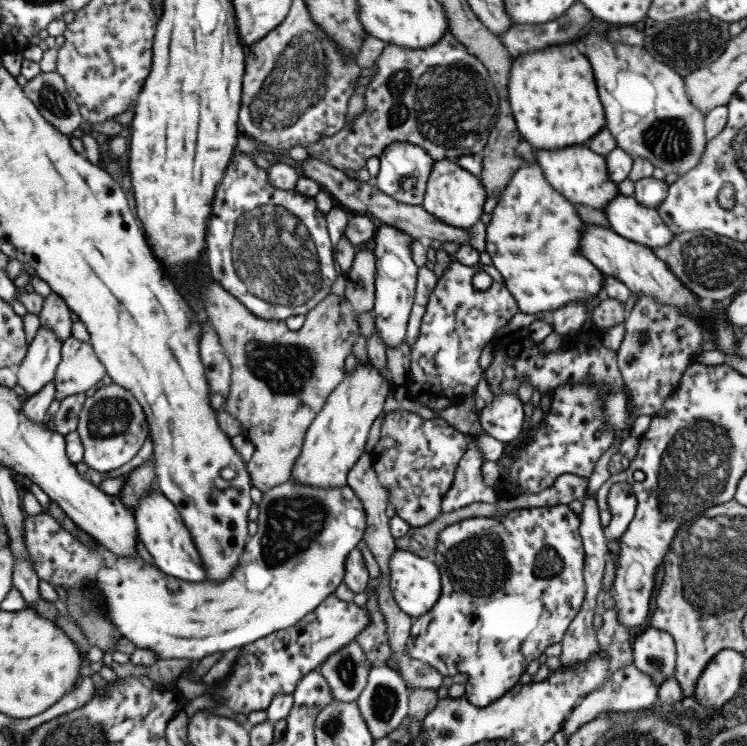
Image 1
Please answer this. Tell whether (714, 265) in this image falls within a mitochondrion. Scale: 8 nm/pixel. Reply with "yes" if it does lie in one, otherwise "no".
yes

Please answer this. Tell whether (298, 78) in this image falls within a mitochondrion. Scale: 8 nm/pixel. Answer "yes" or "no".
yes

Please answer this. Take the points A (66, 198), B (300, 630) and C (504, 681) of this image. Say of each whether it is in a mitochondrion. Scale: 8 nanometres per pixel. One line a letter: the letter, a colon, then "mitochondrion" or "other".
A: other
B: other
C: other

